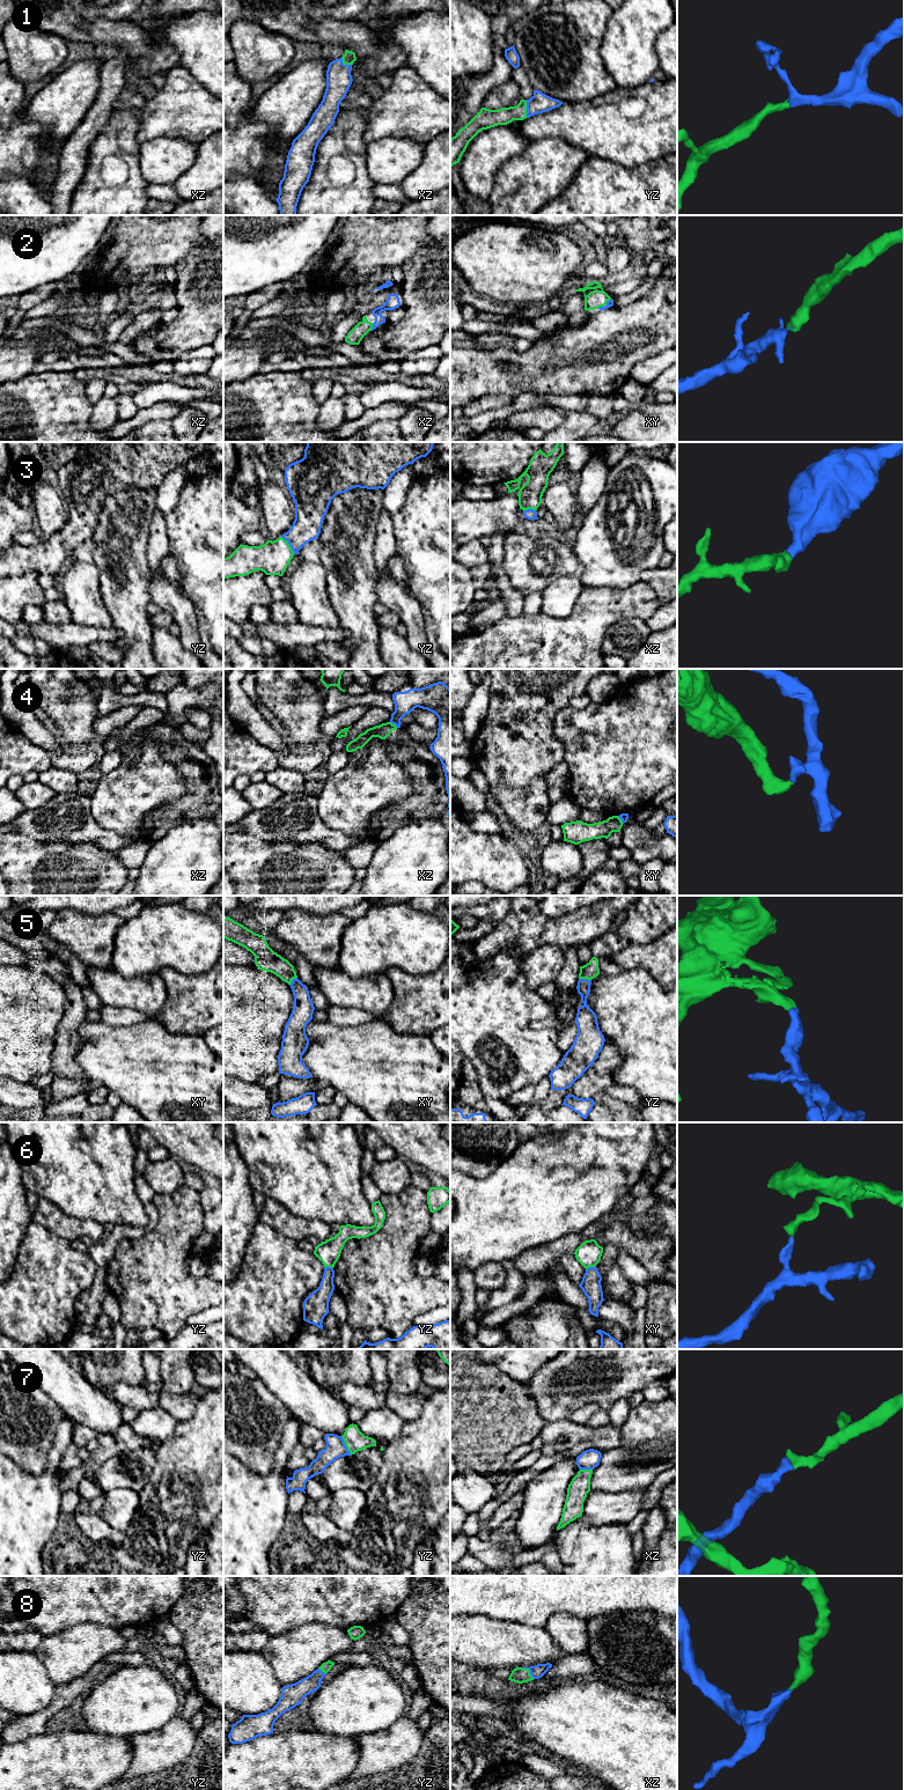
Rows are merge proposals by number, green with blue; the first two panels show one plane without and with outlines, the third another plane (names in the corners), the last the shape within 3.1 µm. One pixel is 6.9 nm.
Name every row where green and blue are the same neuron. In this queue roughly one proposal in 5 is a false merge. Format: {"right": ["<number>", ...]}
{"right": ["1", "2", "3", "5", "7", "8"]}

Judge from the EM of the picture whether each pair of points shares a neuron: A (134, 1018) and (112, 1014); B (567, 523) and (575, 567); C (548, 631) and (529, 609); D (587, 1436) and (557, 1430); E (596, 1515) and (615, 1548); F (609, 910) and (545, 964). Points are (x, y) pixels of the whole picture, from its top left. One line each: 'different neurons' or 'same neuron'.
A: same neuron
B: different neurons
C: different neurons
D: same neuron
E: different neurons
F: different neurons

